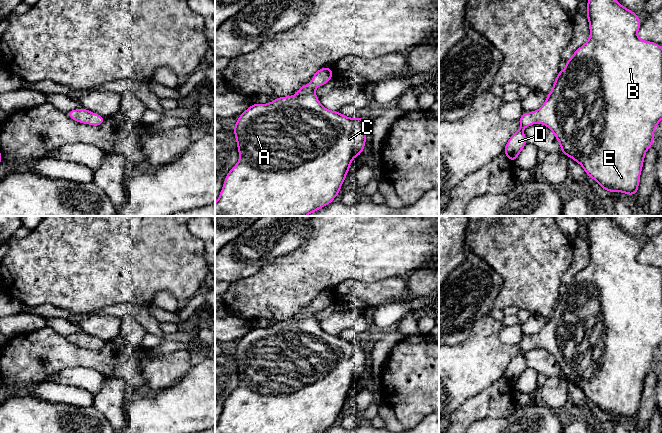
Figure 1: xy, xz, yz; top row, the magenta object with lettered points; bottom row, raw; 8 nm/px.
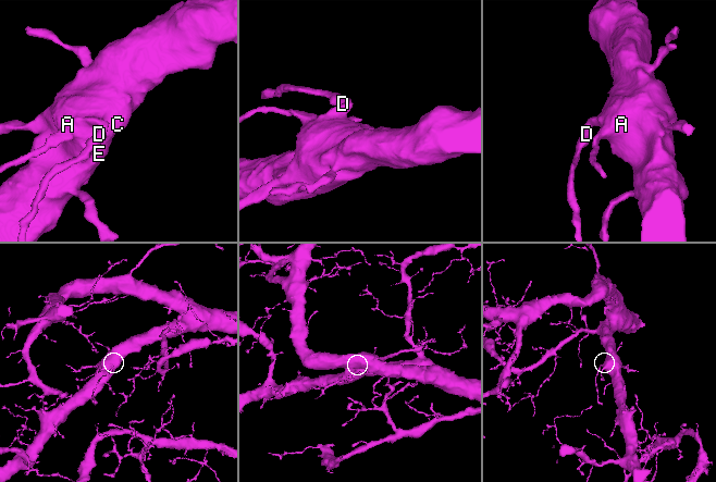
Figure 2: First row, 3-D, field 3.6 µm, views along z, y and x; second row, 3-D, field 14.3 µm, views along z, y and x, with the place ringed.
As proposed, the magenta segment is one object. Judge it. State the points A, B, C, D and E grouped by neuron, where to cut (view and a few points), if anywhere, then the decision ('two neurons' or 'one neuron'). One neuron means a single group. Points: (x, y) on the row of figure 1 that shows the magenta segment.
A B C D E | no cut | one neuron

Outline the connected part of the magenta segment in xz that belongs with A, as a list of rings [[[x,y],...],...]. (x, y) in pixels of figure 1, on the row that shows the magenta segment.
[[[320,68],[312,77],[312,82],[304,84],[294,96],[277,97],[276,100],[268,104],[254,104],[244,111],[233,128],[240,159],[238,163],[227,174],[223,188],[215,203],[215,216],[306,216],[320,208],[332,203],[339,194],[340,188],[349,171],[352,159],[358,157],[366,143],[366,131],[368,126],[362,117],[349,118],[338,111],[331,111],[324,108],[315,93],[317,86],[323,86],[330,81],[333,76],[331,68]]]

